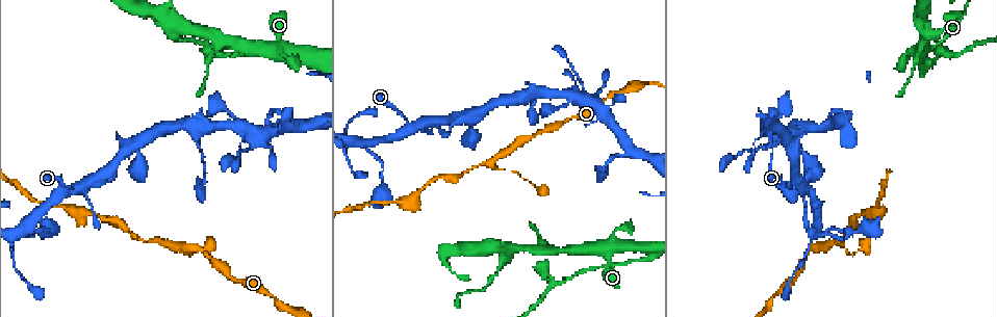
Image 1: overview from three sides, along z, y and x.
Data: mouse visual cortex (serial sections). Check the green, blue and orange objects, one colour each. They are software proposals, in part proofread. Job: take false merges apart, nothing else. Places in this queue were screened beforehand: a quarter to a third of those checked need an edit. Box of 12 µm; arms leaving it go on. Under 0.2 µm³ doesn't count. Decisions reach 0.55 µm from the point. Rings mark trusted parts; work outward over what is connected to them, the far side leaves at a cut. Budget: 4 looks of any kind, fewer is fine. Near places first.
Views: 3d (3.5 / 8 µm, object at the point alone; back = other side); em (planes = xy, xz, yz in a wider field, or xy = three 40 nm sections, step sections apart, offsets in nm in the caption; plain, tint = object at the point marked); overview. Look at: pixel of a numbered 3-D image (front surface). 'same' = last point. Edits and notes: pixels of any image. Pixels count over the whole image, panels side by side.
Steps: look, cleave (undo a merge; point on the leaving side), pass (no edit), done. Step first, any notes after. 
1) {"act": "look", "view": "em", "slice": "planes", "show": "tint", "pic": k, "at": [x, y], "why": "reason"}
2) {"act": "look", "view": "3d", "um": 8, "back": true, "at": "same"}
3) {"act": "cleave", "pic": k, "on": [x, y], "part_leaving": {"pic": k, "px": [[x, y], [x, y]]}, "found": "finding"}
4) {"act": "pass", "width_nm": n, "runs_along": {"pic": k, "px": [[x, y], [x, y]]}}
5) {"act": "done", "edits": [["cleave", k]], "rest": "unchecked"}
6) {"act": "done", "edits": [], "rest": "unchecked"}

{"act": "look", "view": "3d", "um": 3.5, "pic": 1, "at": [946, 27]}

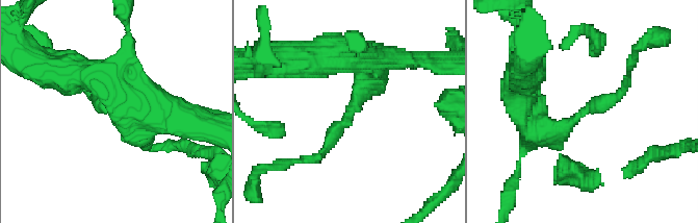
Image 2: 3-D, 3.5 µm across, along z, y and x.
{"act": "look", "view": "em", "slice": "xy", "step": 3, "show": "tint", "pic": 2, "at": [580, 113], "arm_widths_nm": [150, 450], "why": "now the EM"}

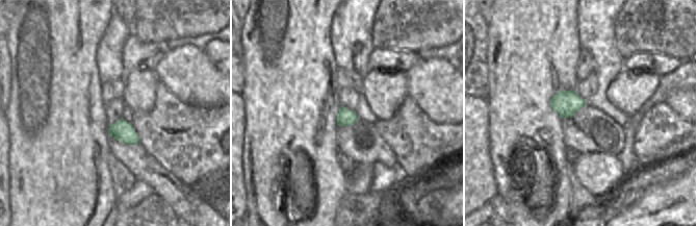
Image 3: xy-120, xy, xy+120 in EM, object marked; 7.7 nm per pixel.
{"act": "pass", "width_nm": 140, "runs_along": {"pic": 2, "px": [[381, 57], [362, 81], [345, 122], [311, 159]]}, "found": "one cell here"}

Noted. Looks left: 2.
{"act": "look", "view": "3d", "um": 3.5, "pic": 1, "at": [646, 258], "why": "thin arm on a thick one"}

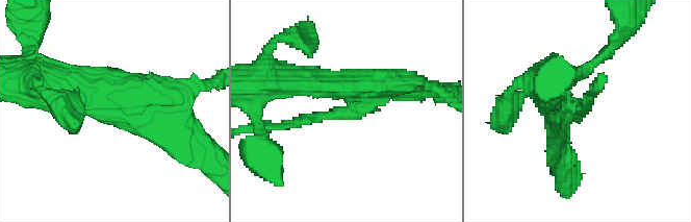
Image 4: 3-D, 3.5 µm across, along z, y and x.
{"act": "look", "view": "em", "slice": "xy", "step": 5, "show": "tint", "pic": 4, "at": [350, 112], "arms": 4, "arm_widths_nm": [150, 400, 400, 400], "why": "now the EM"}

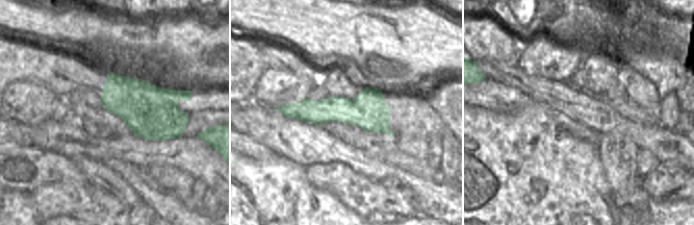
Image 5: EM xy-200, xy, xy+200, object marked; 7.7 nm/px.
{"act": "cleave", "pic": 4, "on": [311, 119], "part_leaving": {"pic": 4, "px": [[359, 107], [273, 126]]}, "found": "a second cell is stuck on"}

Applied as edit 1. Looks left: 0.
{"act": "done", "edits": [["cleave", 4]], "rest": "unchecked"}

